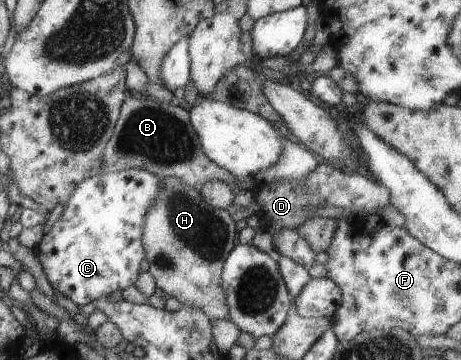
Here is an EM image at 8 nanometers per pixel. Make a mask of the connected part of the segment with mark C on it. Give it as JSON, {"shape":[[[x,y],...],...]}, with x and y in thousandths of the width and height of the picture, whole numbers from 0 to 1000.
{"shape":[[[273,469],[245,481],[217,481],[165,514],[156,544],[139,564],[130,606],[100,642],[76,703],[91,750],[121,808],[163,839],[171,853],[195,844],[217,822],[291,794],[306,761],[304,733],[317,717],[308,653],[317,594],[343,544],[351,497],[312,469]]]}

